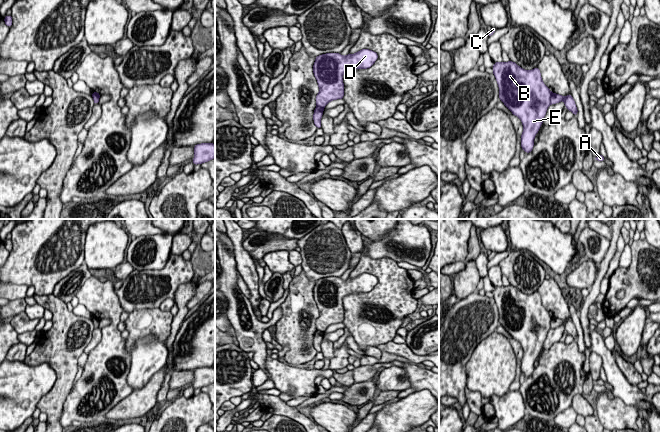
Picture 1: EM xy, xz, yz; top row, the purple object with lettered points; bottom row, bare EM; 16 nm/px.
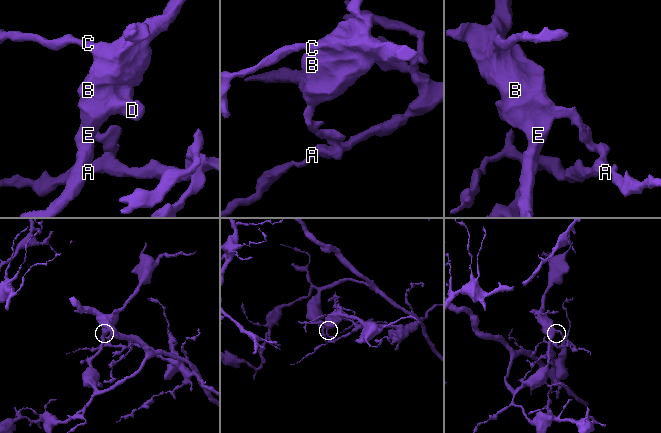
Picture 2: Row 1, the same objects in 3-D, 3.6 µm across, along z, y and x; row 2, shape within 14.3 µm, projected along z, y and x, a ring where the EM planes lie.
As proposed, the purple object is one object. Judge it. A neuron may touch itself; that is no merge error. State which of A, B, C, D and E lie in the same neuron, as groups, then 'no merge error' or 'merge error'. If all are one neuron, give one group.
A / B C D E | merge error

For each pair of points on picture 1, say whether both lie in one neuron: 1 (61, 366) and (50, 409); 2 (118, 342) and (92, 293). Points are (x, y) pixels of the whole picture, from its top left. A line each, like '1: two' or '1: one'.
1: one
2: one

